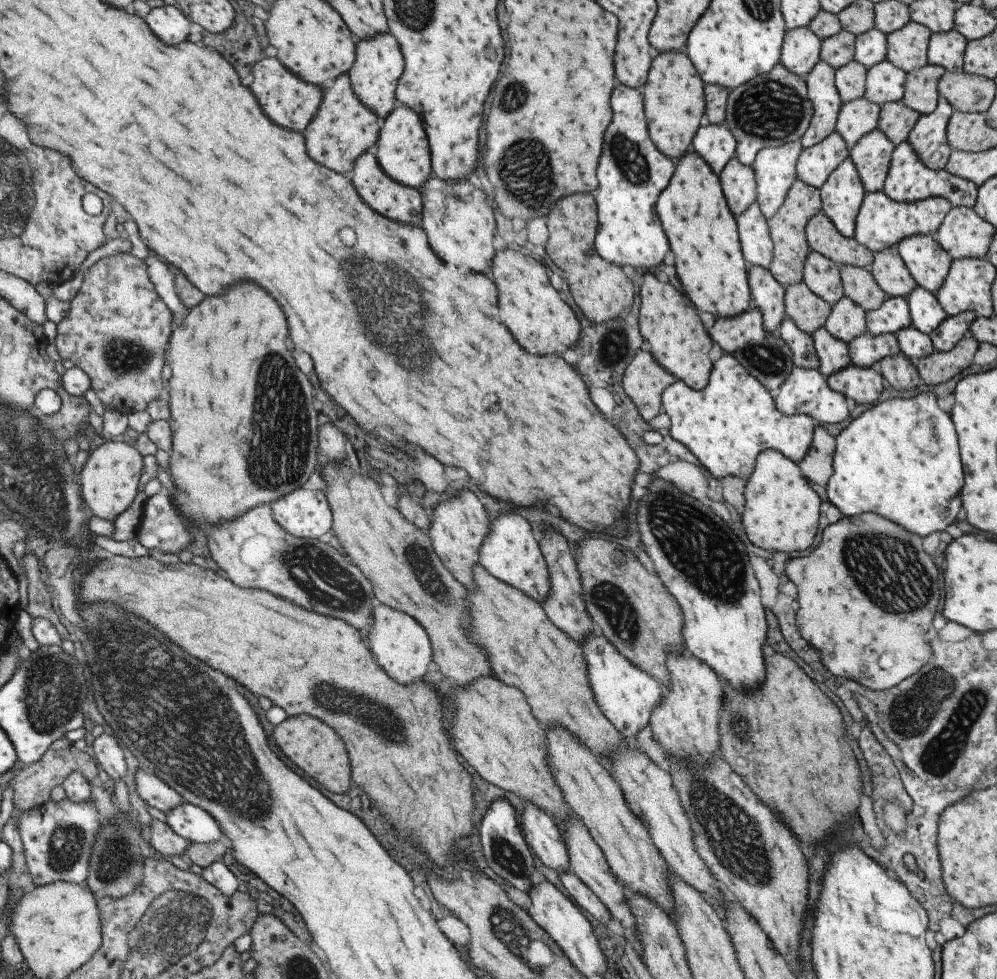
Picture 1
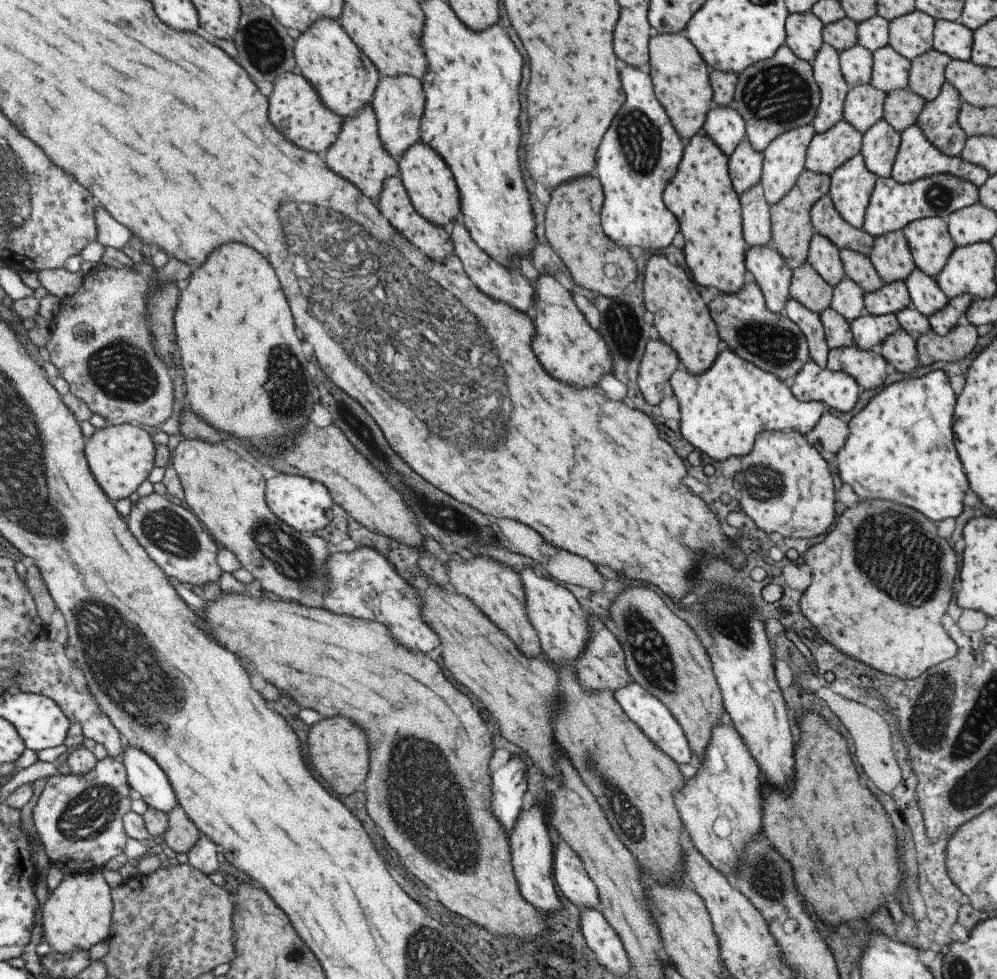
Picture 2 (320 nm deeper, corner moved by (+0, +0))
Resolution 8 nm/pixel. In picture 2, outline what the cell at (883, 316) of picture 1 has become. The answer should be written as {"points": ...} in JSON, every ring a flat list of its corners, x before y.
{"points":[[904,281,883,284,878,291,864,293,862,296,864,312,872,315,895,314,910,305,909,293]]}

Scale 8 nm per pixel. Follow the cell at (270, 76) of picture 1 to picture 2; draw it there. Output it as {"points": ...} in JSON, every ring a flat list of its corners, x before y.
{"points":[[286,72,274,80,273,96,269,96,269,120,271,124,295,146,309,152,325,152,339,134,342,120,325,108,315,89,301,75]]}

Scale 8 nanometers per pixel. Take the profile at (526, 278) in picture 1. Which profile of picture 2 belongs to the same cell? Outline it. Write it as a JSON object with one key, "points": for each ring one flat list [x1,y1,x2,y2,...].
{"points":[[544,274,532,283,534,301,531,319,534,326,531,348,541,368,555,380,569,386,597,386,604,374,612,372,612,358,602,336,593,331,579,312,571,294,555,277]]}

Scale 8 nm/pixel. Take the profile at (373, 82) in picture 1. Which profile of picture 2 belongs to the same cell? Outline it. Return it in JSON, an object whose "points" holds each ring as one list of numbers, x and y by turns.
{"points":[[407,75,381,77,372,94,370,104,376,116,378,137,383,148,397,160,410,146,420,140,421,114,424,92,416,78]]}

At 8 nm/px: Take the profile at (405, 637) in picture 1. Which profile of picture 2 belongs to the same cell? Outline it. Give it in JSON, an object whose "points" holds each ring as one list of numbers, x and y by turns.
{"points":[[367,546,327,555,324,575,328,591,322,594,321,607,336,615,345,615,382,624,400,646,427,654,440,643,439,637,424,623,418,592,399,574,385,557]]}

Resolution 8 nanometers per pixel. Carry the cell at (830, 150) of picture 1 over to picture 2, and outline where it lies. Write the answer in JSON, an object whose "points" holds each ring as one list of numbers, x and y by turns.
{"points":[[842,118,825,132,813,135,806,148,804,168,829,175,860,152,861,141,862,134]]}

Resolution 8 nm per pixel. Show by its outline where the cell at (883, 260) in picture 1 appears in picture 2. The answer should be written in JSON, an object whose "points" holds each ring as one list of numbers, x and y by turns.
{"points":[[902,230,875,238,868,257,884,284,905,280,915,267]]}

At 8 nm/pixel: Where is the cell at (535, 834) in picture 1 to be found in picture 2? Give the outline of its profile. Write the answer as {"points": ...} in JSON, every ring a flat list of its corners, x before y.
{"points":[[560,843,553,852,552,877,563,896,580,910,598,908,598,892,584,871,581,859,567,843]]}

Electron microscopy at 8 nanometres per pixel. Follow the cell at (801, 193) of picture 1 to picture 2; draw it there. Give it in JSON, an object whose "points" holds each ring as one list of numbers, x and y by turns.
{"points":[[804,168,787,194,779,202,770,205,769,245,782,256,784,263,791,270,806,262,808,244,814,233,808,212,811,205,828,192,829,187,830,175,811,172]]}

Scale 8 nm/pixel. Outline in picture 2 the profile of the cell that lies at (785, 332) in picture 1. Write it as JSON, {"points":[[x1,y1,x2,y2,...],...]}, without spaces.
{"points":[[788,297,785,301,782,313,798,326,801,334,806,338,810,359,817,366,825,367,826,354,829,352,829,348,820,318,818,317,819,314,805,308,805,306,799,304,791,297]]}

